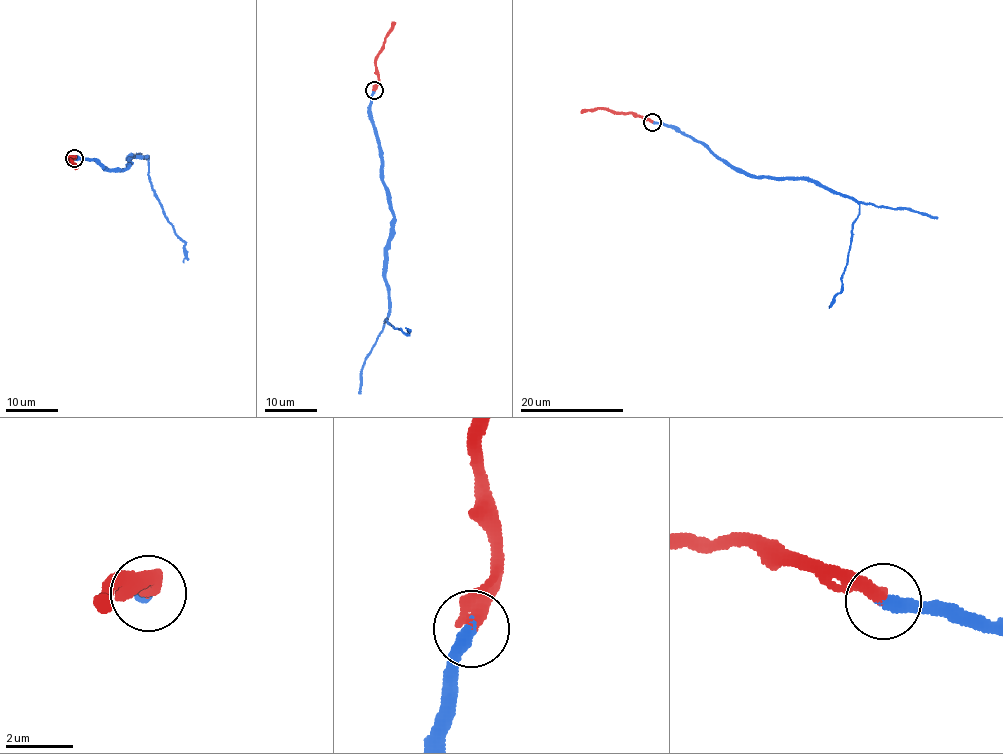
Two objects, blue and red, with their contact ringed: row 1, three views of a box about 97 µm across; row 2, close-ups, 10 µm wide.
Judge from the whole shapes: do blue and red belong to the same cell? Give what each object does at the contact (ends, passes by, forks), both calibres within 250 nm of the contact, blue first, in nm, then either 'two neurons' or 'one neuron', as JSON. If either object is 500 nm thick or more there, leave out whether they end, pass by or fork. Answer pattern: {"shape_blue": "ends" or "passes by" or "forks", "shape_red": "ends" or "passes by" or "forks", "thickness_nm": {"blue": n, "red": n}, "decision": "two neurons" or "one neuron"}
{"shape_blue": "ends", "shape_red": "ends", "thickness_nm": {"blue": 400, "red": 440}, "decision": "two neurons"}

